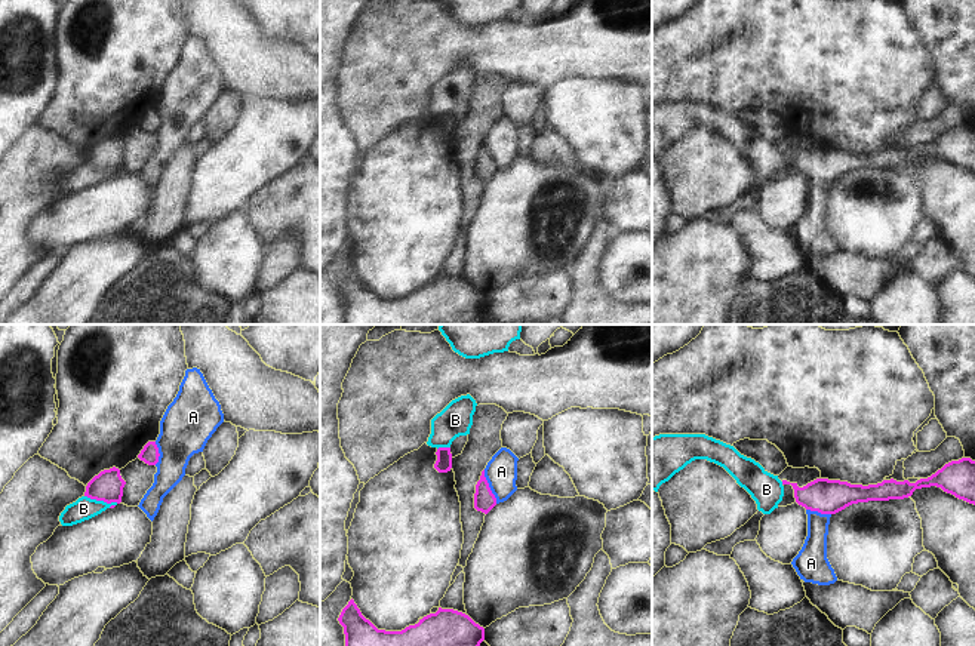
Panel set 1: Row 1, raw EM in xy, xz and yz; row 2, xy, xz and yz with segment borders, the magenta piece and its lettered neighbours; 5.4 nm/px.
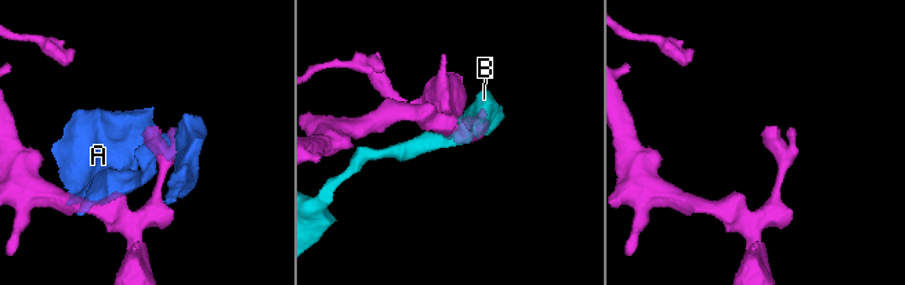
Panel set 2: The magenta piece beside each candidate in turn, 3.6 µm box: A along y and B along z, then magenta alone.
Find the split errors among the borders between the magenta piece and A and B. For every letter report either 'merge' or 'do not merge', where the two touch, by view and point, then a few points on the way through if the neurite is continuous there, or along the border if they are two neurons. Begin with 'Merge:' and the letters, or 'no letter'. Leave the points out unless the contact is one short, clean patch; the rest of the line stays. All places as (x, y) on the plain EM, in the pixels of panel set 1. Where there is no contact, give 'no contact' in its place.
Merge: no letter
A: do not merge; meets magenta in xz at (488, 154)
B: do not merge; meets magenta in xy at (101, 168); border along xy (85, 163), (94, 168), (117, 171)

